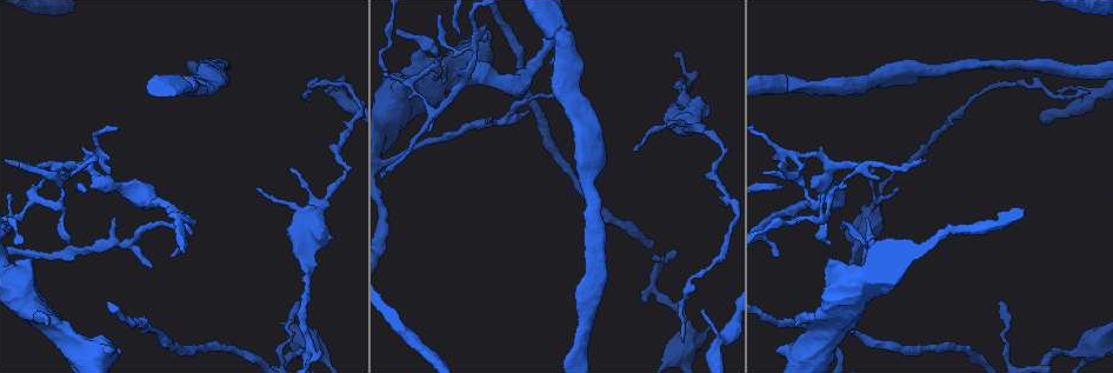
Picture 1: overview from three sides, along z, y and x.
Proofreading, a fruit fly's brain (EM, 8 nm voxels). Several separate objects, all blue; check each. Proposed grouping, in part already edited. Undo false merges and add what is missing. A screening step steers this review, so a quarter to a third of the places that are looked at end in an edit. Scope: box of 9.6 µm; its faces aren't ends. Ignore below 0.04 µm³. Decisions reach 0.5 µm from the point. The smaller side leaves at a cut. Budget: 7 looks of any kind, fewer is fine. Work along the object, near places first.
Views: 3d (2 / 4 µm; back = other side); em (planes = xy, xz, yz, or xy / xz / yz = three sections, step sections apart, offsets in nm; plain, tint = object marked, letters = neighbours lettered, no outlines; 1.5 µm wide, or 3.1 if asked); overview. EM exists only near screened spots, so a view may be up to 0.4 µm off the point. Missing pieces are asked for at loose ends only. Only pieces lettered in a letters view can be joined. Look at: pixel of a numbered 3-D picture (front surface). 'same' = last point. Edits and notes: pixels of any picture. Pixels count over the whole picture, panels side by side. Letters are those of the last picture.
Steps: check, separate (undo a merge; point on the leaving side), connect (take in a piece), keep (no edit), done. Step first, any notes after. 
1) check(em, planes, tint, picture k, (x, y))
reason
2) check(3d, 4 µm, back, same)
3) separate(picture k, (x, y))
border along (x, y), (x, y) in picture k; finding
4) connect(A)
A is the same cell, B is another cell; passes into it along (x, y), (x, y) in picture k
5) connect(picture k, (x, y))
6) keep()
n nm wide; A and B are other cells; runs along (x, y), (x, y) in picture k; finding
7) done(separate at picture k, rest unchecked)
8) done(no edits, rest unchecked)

check(3d, 2 µm, picture 1, (256, 190))
an open end

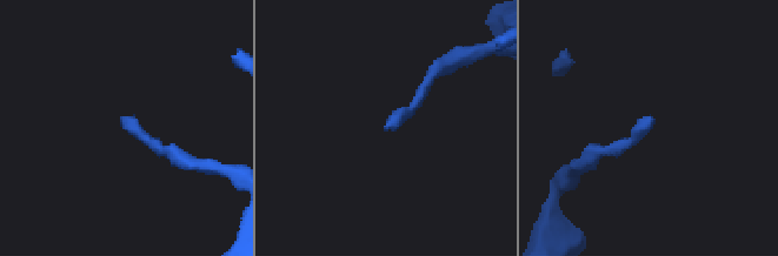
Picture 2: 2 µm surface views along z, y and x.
check(em, yz, step 4, tint, picture 2, (387, 125))
shape alone is not enough

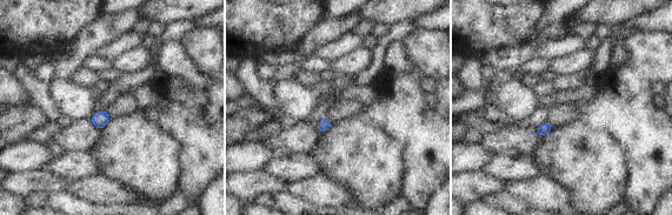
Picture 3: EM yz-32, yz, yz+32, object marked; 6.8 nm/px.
check(em, planes, letters, same)
cut it another way

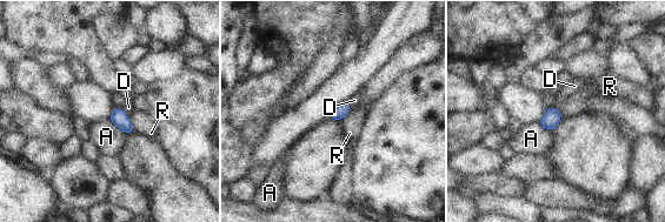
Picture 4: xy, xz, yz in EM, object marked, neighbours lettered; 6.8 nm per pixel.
keep()
90 nm wide; A touches over 160 nm; A, D and R are other cells; no lettered piece goes on from it

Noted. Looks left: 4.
check(em, xz, step 8, tint, picture 1, (829, 261))
thick end

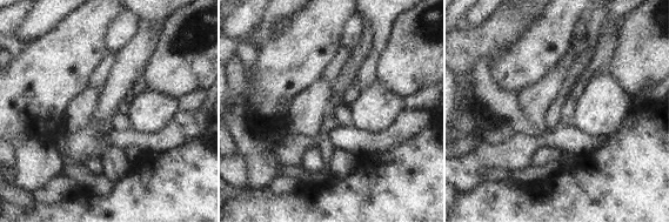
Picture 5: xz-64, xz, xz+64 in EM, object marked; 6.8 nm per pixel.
check(em, yz, step 4, letters, same)

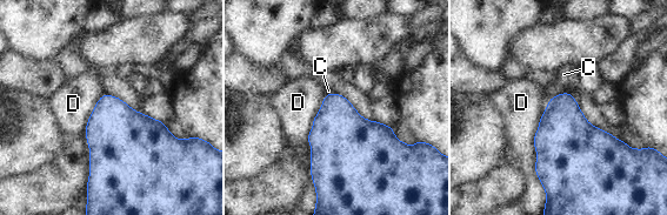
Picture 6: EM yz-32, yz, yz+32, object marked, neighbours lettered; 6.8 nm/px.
keep()
C and D are other cells; border along (548, 101), (534, 135), (541, 185) in picture 6; no lettered piece goes on from it

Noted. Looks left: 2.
check(em, planes, tint, picture 1, (20, 163))

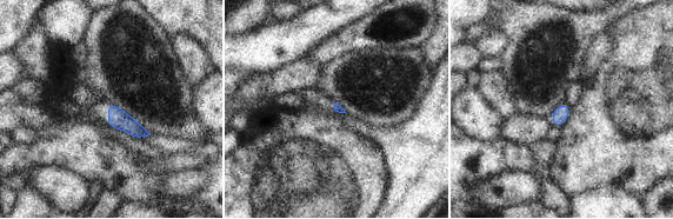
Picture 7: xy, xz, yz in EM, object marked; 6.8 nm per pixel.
check(em, planes, letters, same)
what lies round it

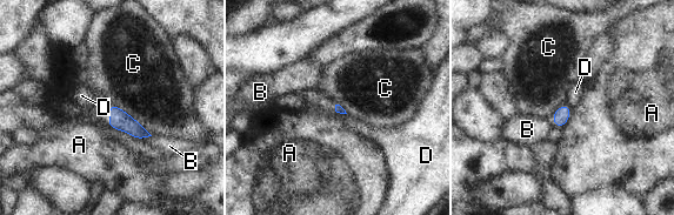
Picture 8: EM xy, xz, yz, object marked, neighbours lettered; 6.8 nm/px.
keep()
A, B, C and D are other cells; border along (111, 103), (124, 109), (152, 135) in picture 8; no lettered piece goes on from it

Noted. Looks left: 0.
done(no edits, rest unchecked)

